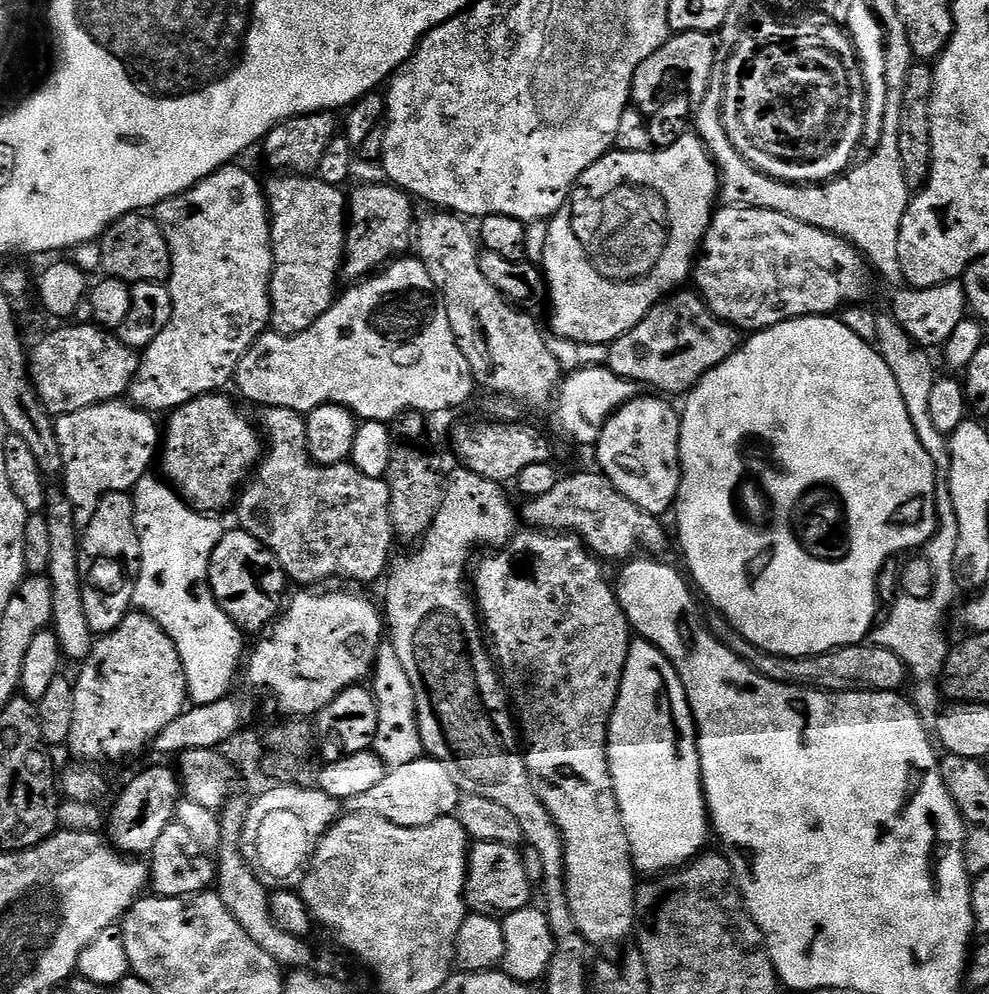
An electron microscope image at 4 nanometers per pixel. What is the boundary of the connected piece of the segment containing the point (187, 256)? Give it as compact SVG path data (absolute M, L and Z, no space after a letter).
M225 166L218 169L205 180L198 181L184 195L172 196L169 200L163 200L154 209L154 219L160 225L162 234L166 238L166 246L170 250L172 259L172 272L166 281L166 287L172 299L172 313L170 322L166 322L166 330L162 330L162 334L158 334L158 338L154 338L154 342L150 342L150 346L143 349L136 376L128 387L127 395L130 397L131 403L138 408L144 409L147 404L168 404L175 410L196 396L210 396L219 393L227 384L229 387L230 381L236 375L238 362L251 350L256 339L269 331L272 319L272 299L268 293L268 287L272 281L272 226L268 219L266 192L262 184L259 184L246 169L236 167Z

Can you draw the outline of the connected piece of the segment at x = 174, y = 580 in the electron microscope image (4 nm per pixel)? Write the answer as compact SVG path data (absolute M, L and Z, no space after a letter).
M143 476L130 493L140 539L140 571L132 602L174 642L186 674L188 700L193 705L213 704L233 691L232 679L238 676L245 655L240 627L216 604L208 585L210 558L222 527L219 519L191 511L174 488L154 476Z

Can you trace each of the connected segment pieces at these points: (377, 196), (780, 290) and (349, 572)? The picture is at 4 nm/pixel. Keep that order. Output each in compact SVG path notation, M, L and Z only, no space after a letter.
M383 182L384 184L364 184L361 188L356 188L352 192L350 192L350 199L347 201L346 204L346 212L350 219L347 221L346 224L346 235L344 237L344 263L342 265L342 272L345 277L349 276L349 281L352 282L359 282L375 273L377 269L381 266L389 263L393 258L399 257L401 254L407 253L404 252L407 250L409 251L410 248L410 233L413 231L414 228L414 215L412 216L412 204L413 201L410 199L408 193L400 191L399 188L393 186L391 183Z
M720 206L712 213L712 221L704 235L704 241L700 243L698 255L694 261L694 280L696 276L695 291L704 299L704 305L725 324L743 330L745 333L761 332L763 328L778 326L787 320L797 320L803 316L830 316L839 313L848 306L860 306L865 303L868 291L872 288L873 273L866 263L860 251L854 245L843 240L840 236L830 234L821 228L810 226L806 222L798 222L798 218L790 218L786 214L778 214L774 210L762 210L761 208L741 208L739 206Z
M261 407L259 412L259 427L266 437L266 451L258 471L243 485L234 505L234 513L240 519L239 527L258 538L264 548L269 548L283 566L289 581L296 583L297 580L300 586L324 586L327 580L368 584L380 575L381 579L389 567L388 555L394 545L387 479L370 478L350 462L317 464L308 452L308 422L301 413L266 407Z

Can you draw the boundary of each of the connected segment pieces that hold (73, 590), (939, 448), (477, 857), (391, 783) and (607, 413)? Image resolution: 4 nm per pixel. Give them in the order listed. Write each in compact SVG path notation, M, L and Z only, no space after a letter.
M49 487L46 515L50 528L50 566L46 579L52 584L52 623L51 631L56 633L60 643L60 651L75 662L83 662L92 653L94 633L86 622L86 612L82 610L82 594L80 593L80 536L78 525L72 517L72 504L68 495L59 487Z
M884 307L875 311L875 322L878 334L875 345L886 366L894 374L894 380L898 390L902 390L902 402L906 405L906 414L910 414L910 422L914 422L914 434L918 434L918 442L926 449L926 454L936 463L936 471L946 474L950 470L950 450L948 449L948 436L939 432L930 418L930 395L931 387L936 379L934 366L927 351L915 346L915 343L902 330L901 324L897 322L896 316L891 309Z
M476 842L468 854L468 877L464 883L464 903L469 913L503 918L533 903L534 886L526 878L523 855L511 844Z
M421 758L385 771L378 786L347 800L346 808L348 812L373 812L403 828L421 828L438 822L444 816L453 815L460 807L461 795L454 778L450 778L450 770L446 770L442 762Z
M607 366L579 367L563 377L555 397L556 424L576 444L595 445L604 423L628 400L636 399L637 385L618 378Z

